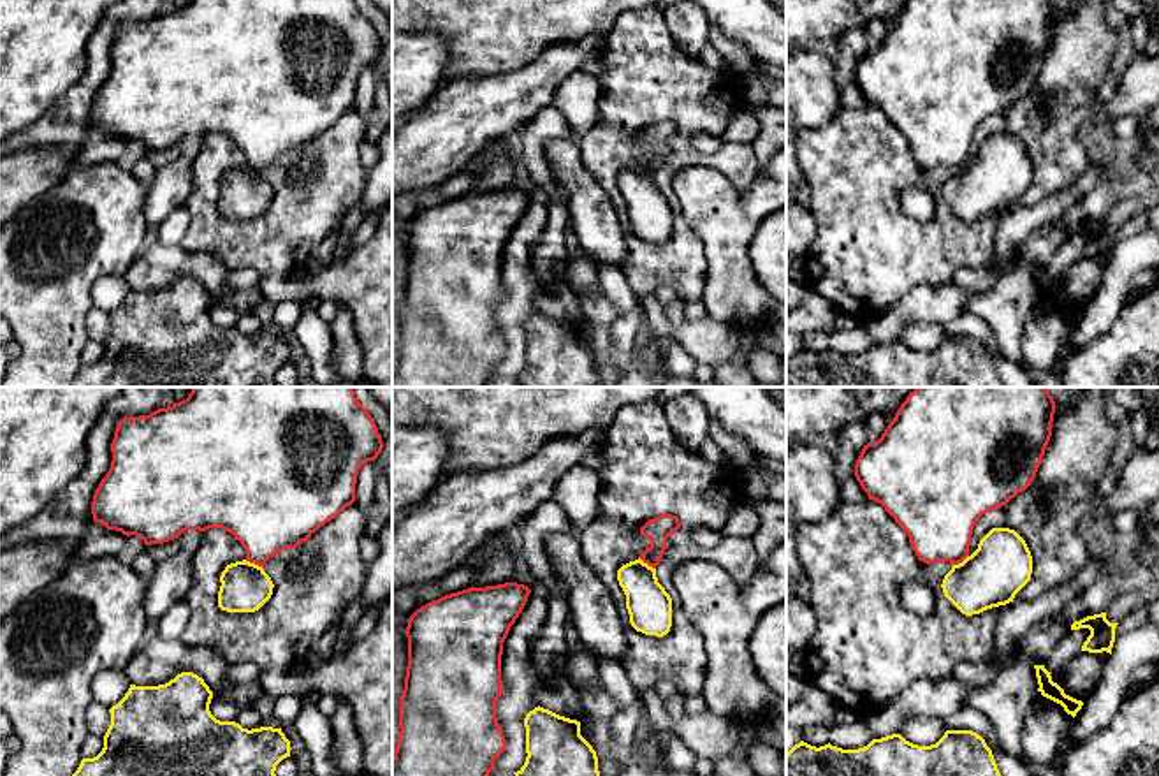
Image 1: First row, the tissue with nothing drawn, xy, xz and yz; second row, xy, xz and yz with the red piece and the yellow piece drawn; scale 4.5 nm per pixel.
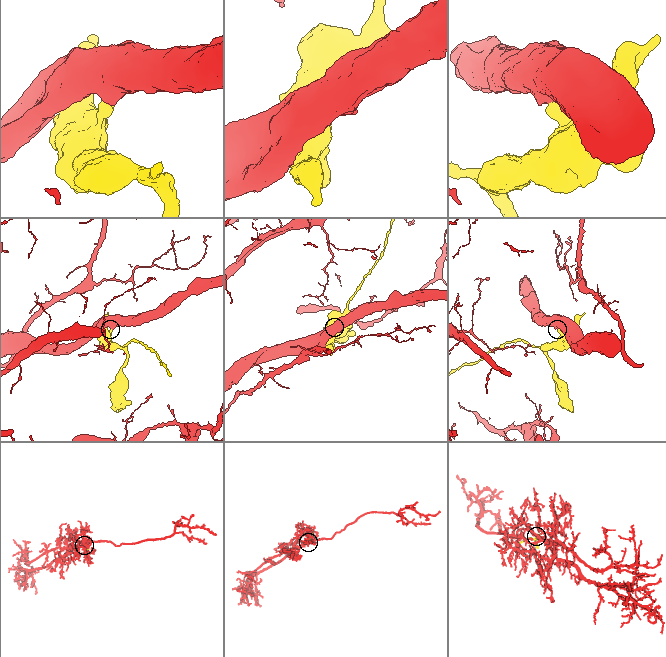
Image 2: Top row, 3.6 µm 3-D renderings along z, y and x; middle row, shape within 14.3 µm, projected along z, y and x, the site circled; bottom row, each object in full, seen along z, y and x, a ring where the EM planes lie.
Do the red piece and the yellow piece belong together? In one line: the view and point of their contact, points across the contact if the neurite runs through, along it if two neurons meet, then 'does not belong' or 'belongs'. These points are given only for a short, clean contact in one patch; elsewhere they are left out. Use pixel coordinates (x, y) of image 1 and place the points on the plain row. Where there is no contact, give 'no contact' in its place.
contact xy (254, 168); border xy (245, 166), (261, 173); does not belong

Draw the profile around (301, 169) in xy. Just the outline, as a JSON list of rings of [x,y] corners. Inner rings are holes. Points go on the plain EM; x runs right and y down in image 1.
[[[294,157],[290,165],[290,178],[297,187],[306,185],[315,172],[317,160],[308,157]]]

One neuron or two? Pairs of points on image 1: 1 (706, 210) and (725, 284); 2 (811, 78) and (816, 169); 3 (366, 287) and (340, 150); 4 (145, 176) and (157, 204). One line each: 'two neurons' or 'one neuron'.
1: one neuron
2: two neurons
3: two neurons
4: two neurons

